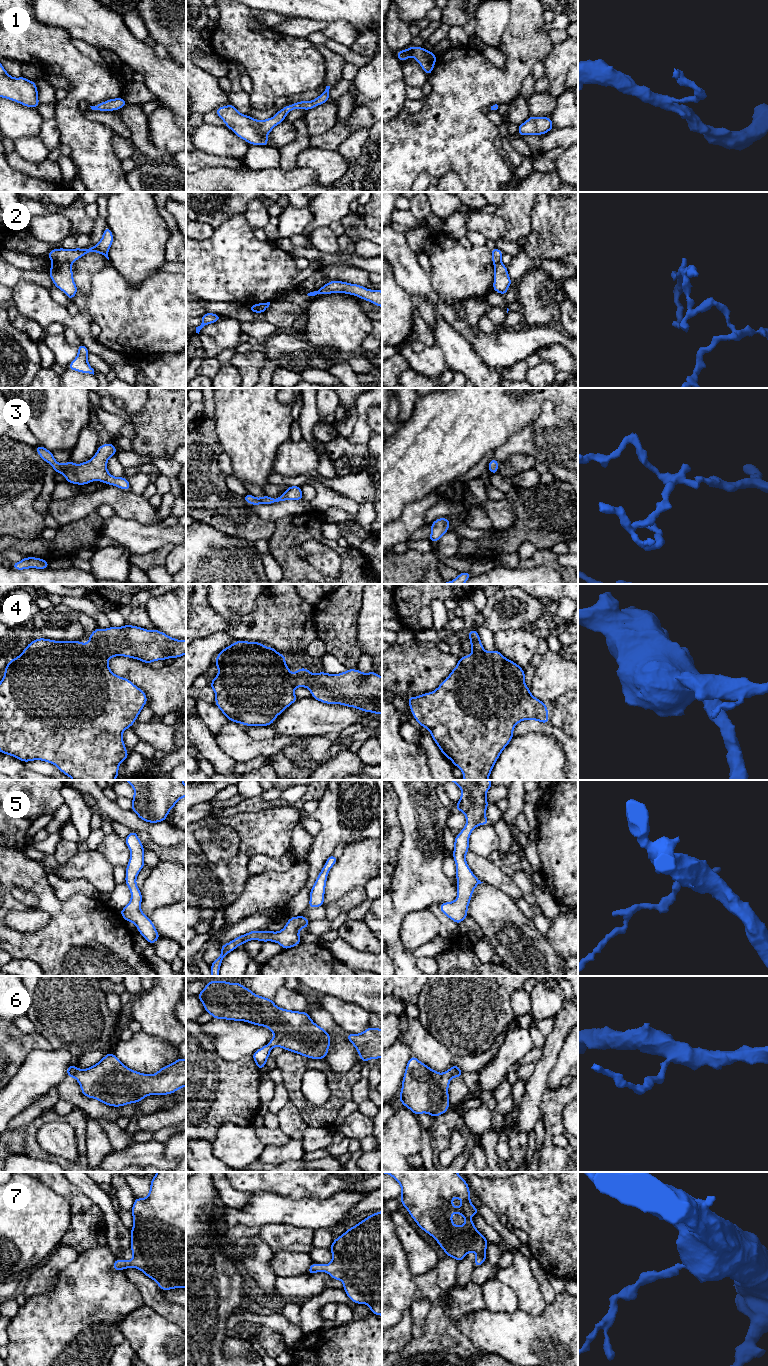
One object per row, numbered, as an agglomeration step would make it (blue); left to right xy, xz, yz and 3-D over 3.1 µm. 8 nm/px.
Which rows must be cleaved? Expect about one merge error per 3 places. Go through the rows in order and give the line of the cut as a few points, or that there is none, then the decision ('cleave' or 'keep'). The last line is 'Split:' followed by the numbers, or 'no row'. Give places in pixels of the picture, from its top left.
1: no cut | keep
2: xy (53, 261), (68, 262), (70, 264) | cleave
3: no cut | keep
4: no cut | keep
5: no cut | keep
6: xy (75, 1066), (73, 1076) | cleave
7: xz (327, 1265), (325, 1271) | cleave
Split: 2, 6, 7

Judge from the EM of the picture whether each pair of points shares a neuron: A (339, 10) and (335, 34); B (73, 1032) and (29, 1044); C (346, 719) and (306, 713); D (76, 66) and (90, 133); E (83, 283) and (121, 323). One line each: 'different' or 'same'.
A: different
B: different
C: same
D: same
E: different

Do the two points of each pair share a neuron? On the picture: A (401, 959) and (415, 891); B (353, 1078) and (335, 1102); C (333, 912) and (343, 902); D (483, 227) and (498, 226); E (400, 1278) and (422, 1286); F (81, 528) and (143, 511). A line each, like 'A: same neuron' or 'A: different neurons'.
A: same neuron
B: same neuron
C: same neuron
D: same neuron
E: different neurons
F: different neurons

